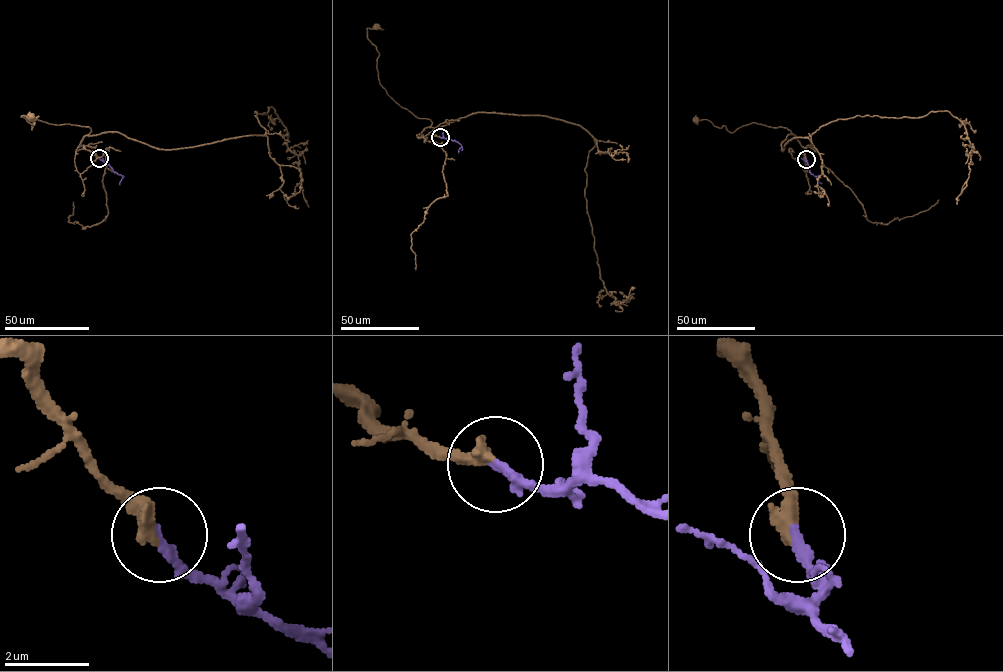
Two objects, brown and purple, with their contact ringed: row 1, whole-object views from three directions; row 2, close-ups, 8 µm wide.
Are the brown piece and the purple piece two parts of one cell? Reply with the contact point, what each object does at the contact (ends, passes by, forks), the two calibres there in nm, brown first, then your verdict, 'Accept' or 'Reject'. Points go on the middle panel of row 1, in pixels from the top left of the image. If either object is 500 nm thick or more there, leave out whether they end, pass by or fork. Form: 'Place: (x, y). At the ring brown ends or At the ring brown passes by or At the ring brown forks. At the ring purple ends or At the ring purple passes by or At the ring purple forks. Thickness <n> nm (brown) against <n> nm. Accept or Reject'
Place: (440, 137). At the ring brown ends. At the ring purple ends. Thickness 420 nm (brown) against 240 nm. Accept

